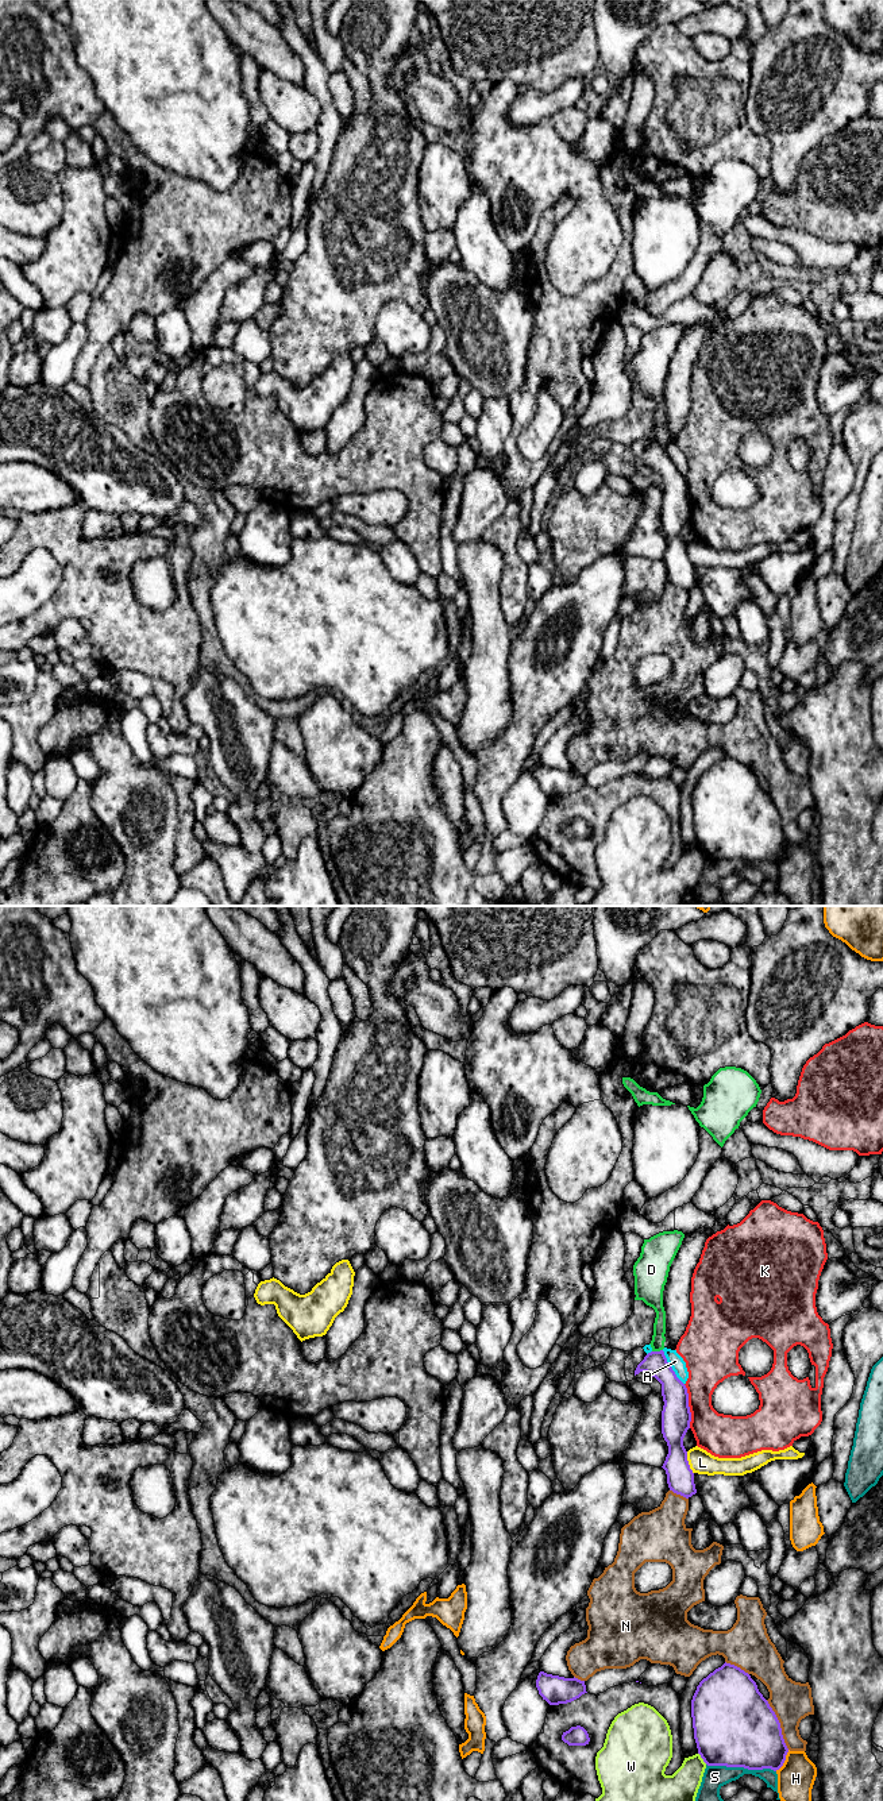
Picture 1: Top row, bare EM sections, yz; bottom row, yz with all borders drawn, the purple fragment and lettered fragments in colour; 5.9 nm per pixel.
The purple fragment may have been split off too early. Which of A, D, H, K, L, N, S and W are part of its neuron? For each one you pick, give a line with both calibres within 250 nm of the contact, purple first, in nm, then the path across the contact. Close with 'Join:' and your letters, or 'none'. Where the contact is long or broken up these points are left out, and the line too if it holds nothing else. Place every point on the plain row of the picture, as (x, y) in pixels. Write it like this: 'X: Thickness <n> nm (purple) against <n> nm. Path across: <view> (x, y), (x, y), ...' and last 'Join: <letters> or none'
D: Thickness 140 nm (purple) against 80 nm. Path across: yz (673, 482), (656, 458), (656, 444), (658, 434)
Join: D

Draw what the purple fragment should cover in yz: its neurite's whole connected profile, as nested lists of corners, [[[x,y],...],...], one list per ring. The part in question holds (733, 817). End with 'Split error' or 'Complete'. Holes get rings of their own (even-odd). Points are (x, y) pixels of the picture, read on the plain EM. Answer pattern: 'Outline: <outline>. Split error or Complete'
Outline: [[[724,756],[703,771],[691,792],[694,832],[707,859],[779,863],[788,845],[780,815],[756,775],[740,760]]]. Complete

